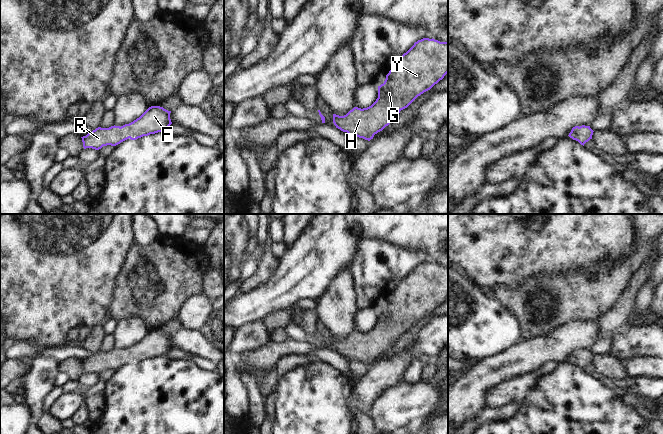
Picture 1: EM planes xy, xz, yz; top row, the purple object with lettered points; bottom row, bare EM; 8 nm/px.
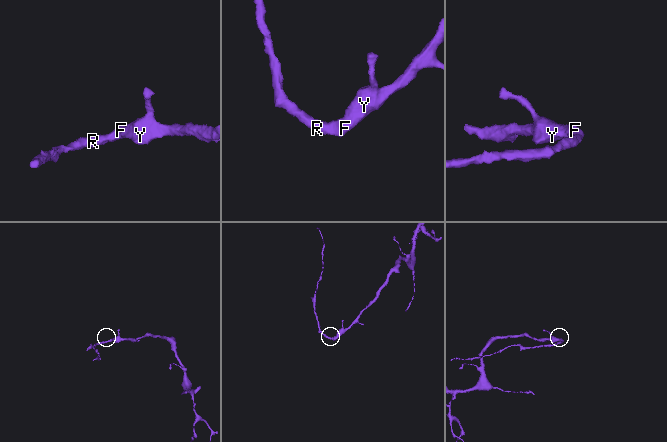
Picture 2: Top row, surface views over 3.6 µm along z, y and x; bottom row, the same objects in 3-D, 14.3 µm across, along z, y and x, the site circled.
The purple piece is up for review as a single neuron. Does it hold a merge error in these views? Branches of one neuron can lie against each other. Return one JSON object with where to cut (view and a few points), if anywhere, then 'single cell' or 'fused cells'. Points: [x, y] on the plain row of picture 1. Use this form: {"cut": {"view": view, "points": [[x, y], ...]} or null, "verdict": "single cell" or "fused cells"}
{"cut": null, "verdict": "single cell"}

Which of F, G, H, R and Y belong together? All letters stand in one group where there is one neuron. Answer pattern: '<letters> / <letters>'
F G H R Y

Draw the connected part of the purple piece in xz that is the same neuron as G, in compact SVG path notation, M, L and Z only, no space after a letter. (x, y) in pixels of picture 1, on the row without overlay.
M423 262L404 277L386 299L383 308L378 310L378 322L367 332L354 331L346 339L333 338L336 352L370 365L374 359L388 350L392 344L407 332L418 320L430 314L448 297L448 266Z

